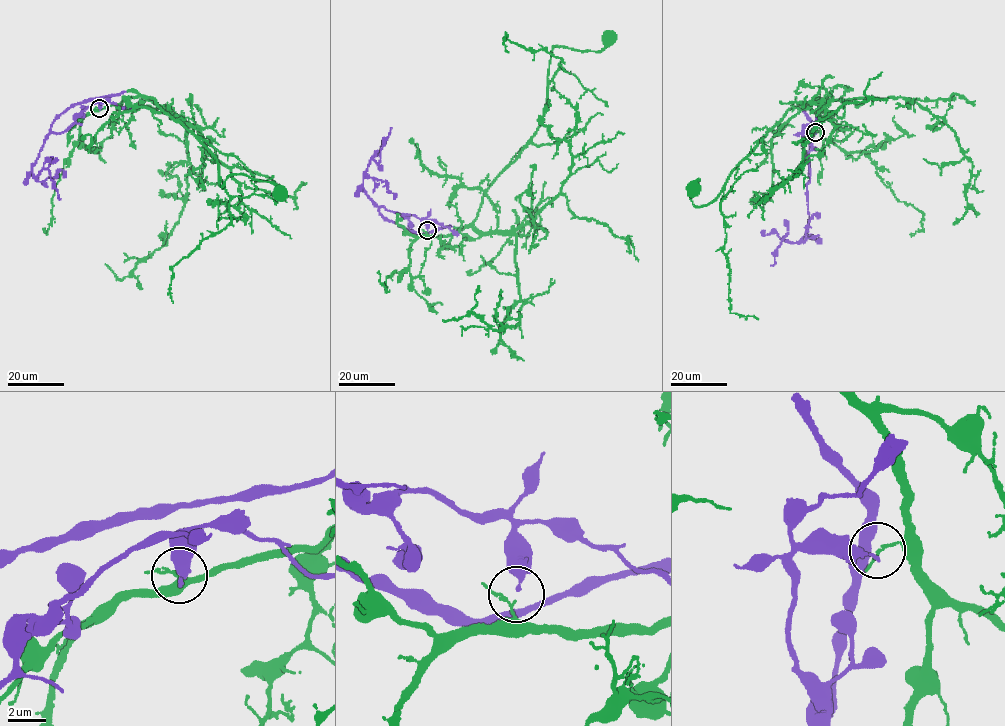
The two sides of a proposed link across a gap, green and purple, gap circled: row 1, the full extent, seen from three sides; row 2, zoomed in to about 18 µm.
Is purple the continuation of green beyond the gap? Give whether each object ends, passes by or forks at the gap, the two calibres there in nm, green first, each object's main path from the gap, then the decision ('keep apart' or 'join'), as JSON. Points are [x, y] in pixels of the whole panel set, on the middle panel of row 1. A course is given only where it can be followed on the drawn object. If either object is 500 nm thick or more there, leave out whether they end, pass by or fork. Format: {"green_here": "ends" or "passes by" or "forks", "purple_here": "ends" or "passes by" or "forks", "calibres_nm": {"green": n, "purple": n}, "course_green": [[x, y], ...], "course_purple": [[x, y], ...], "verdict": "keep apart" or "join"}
{"green_here": "passes by", "purple_here": "ends", "calibres_nm": {"green": 90, "purple": 260}, "course_green": [[427, 232], [448, 235], [470, 225], [496, 177], [531, 137], [546, 101], [552, 47], [599, 51], [608, 40]], "course_purple": [[427, 230], [426, 219], [387, 210], [374, 203], [362, 187], [370, 159], [380, 161], [380, 150], [391, 127]], "verdict": "join"}

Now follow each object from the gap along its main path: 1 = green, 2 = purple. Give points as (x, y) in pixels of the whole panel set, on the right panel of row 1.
1: (816, 131), (815, 112), (798, 105), (733, 170), (718, 196), (695, 206), (690, 193), (699, 179), (694, 188)
2: (815, 133), (803, 134), (810, 176), (806, 185), (806, 235), (797, 242), (785, 241), (786, 233), (771, 265)

